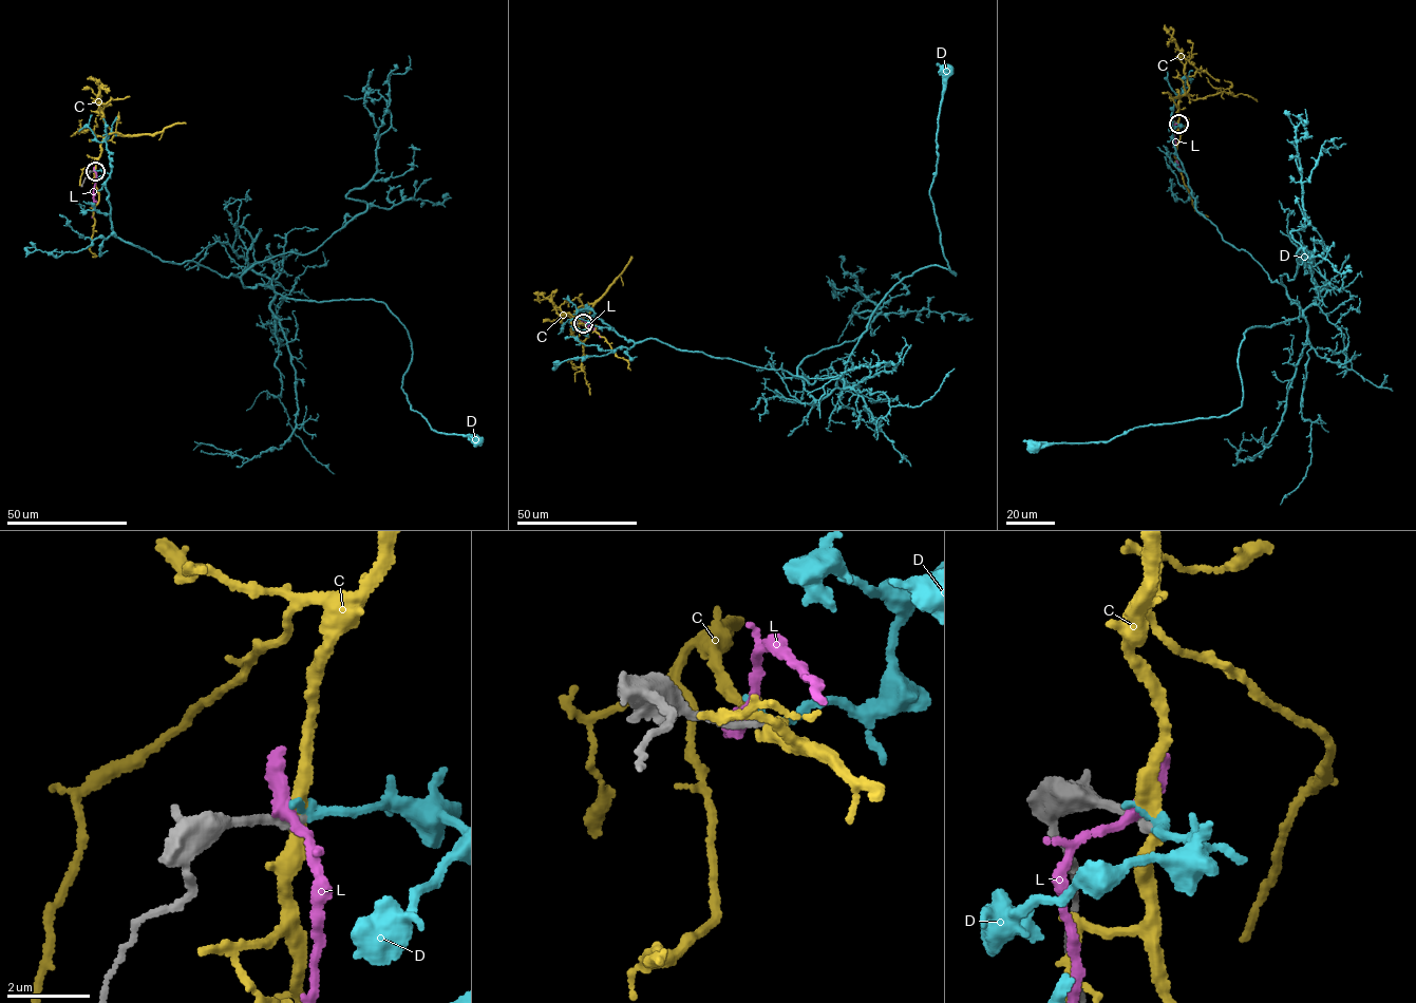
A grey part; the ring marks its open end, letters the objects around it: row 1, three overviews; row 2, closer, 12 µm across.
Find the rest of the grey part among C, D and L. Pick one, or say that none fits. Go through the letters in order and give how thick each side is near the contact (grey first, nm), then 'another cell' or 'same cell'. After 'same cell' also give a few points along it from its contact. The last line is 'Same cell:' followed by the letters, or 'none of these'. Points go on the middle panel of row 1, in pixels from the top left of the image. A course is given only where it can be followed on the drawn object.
C: calibres 200 and 320 nm; another cell
D: calibres 200 and 200 nm; same cell; course (583, 324), (809, 383), (843, 375), (895, 285), (956, 273), (929, 193), (946, 69)
L: calibres 260 and 320 nm; another cell
Same cell: D

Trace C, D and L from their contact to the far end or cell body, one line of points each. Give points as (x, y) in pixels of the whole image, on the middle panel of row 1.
C: (582, 324), (578, 307), (593, 304), (582, 318), (559, 317), (570, 317), (572, 335), (585, 346)
D: (583, 324), (809, 383), (843, 375), (895, 285), (956, 273), (929, 193), (946, 69)
L: (581, 324), (584, 320), (600, 337)

